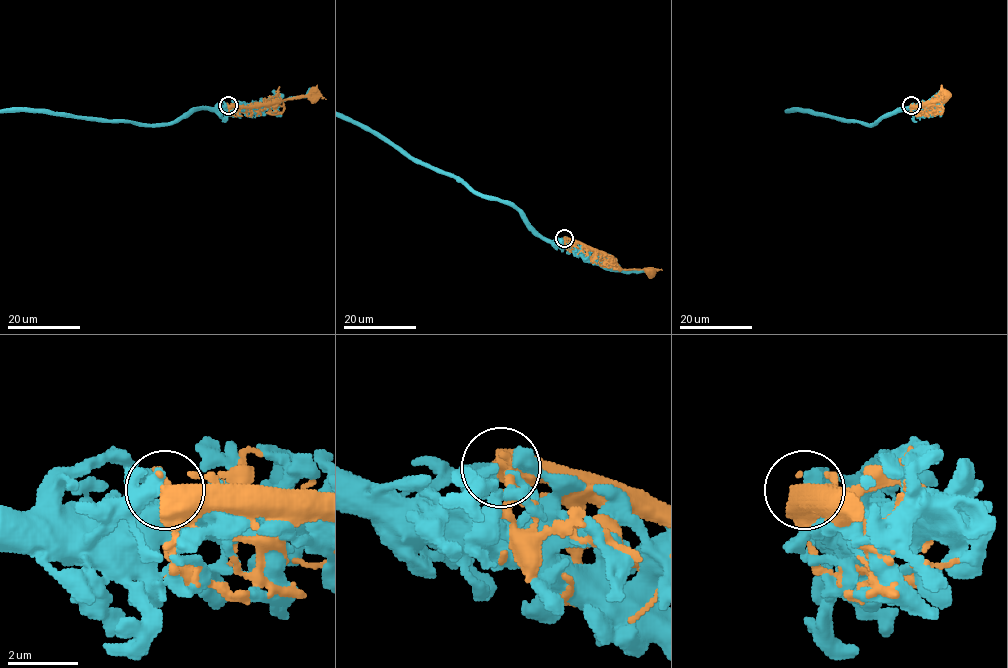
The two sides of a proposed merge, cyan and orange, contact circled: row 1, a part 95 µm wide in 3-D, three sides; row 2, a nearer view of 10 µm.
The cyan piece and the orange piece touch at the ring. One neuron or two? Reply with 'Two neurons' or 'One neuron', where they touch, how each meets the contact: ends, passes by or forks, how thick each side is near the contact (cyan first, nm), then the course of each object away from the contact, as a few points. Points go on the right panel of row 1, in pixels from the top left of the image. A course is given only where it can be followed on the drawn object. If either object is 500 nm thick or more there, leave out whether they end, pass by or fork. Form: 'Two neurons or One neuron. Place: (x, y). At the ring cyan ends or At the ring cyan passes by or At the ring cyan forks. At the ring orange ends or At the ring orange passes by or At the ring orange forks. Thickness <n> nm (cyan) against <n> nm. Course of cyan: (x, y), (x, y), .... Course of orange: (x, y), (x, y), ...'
Two neurons. Place: (911, 105). At the ring cyan passes by. At the ring orange forks. Thickness 400 nm (cyan) against 480 nm. Course of orange: (911, 105), (933, 105), (942, 97), (942, 99)

